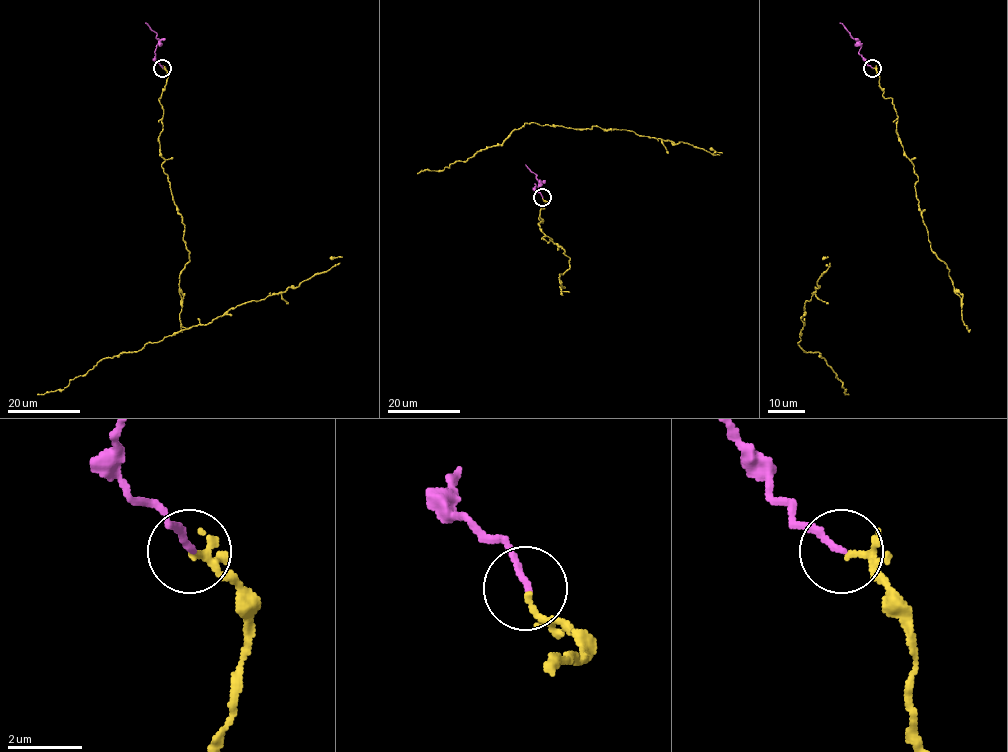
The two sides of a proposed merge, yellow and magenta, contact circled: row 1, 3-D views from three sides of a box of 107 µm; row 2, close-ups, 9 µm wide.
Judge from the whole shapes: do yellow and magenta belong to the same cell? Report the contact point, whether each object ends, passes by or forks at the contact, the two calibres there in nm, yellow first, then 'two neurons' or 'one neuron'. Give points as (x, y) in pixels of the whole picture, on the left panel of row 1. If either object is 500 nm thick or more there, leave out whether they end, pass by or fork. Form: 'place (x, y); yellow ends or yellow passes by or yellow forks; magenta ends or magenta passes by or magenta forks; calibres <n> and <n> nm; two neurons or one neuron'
place (162, 68); yellow passes by; magenta ends; calibres 130 and 170 nm; one neuron

